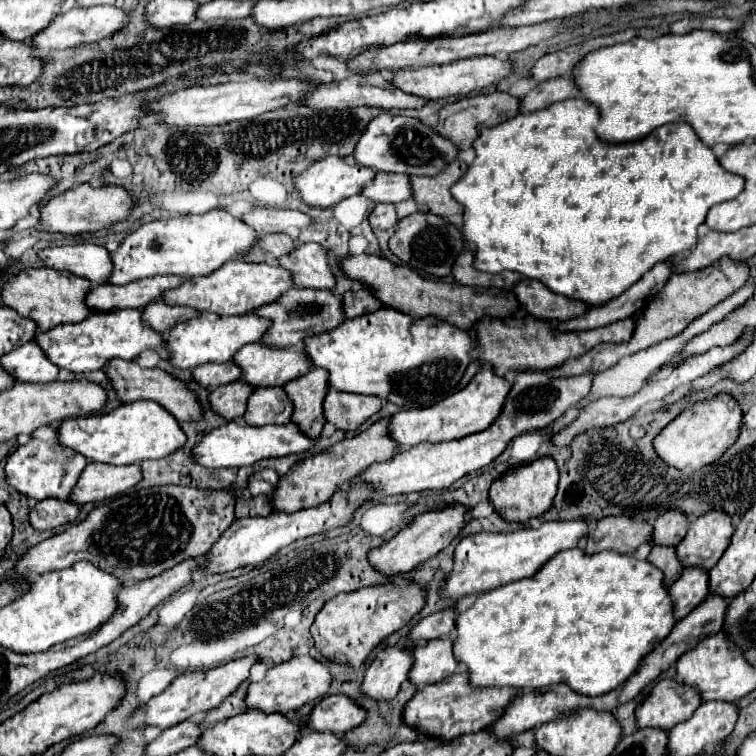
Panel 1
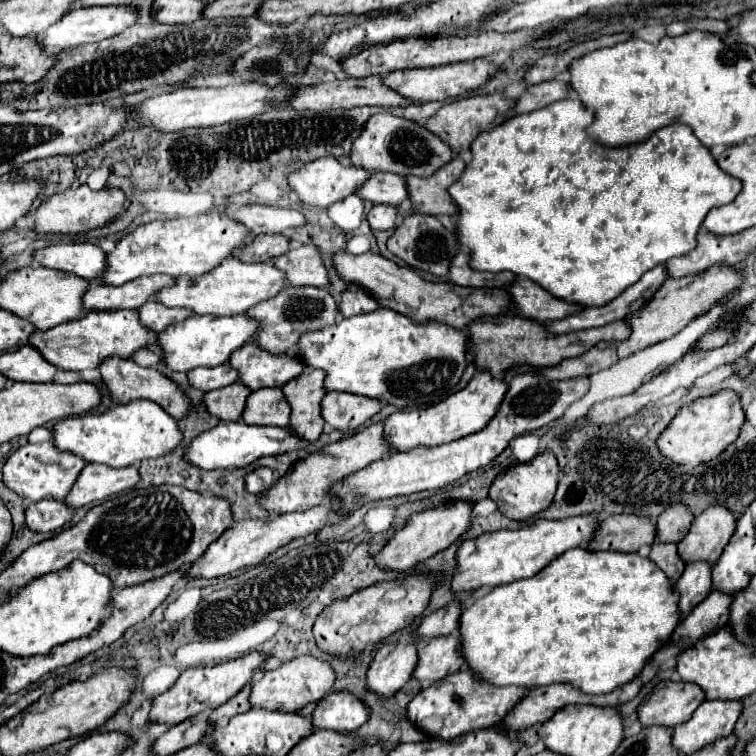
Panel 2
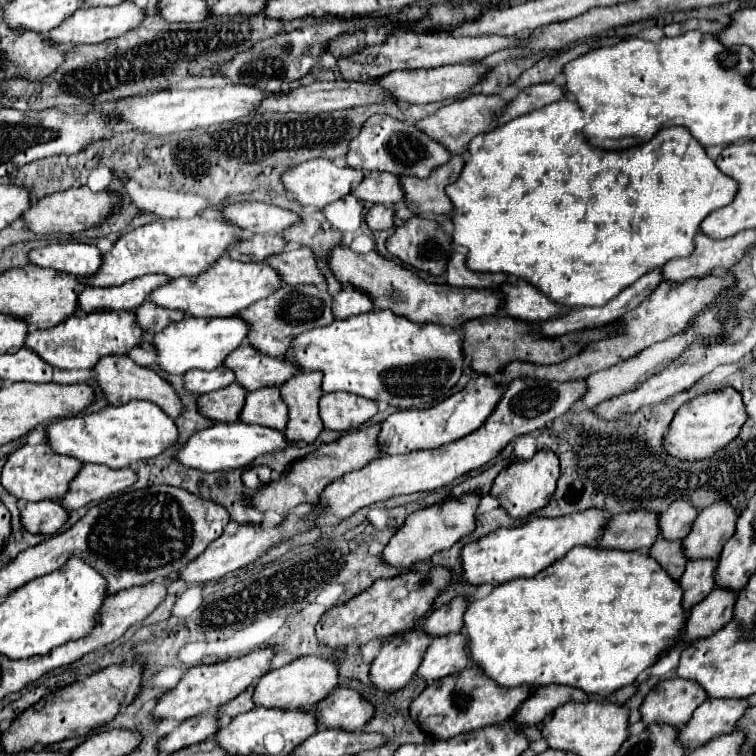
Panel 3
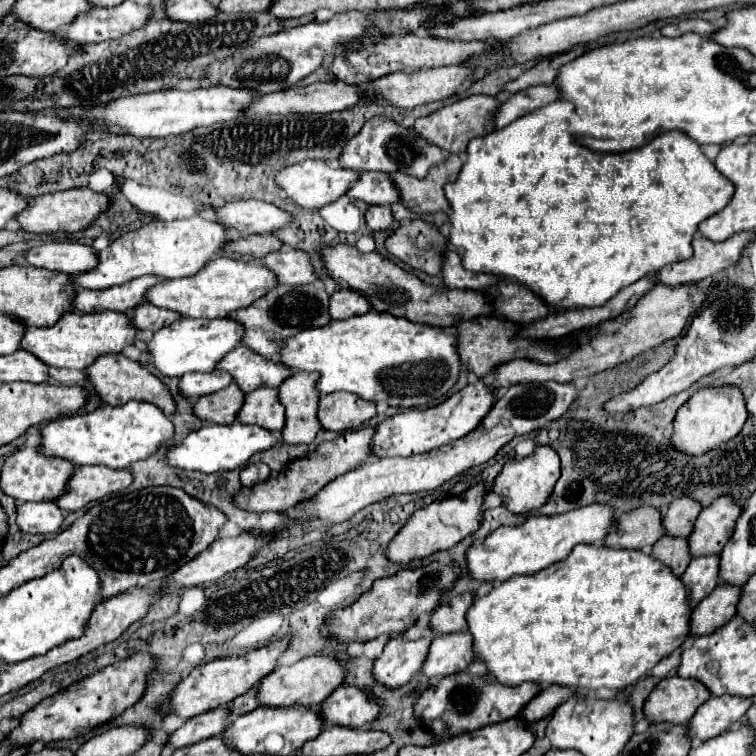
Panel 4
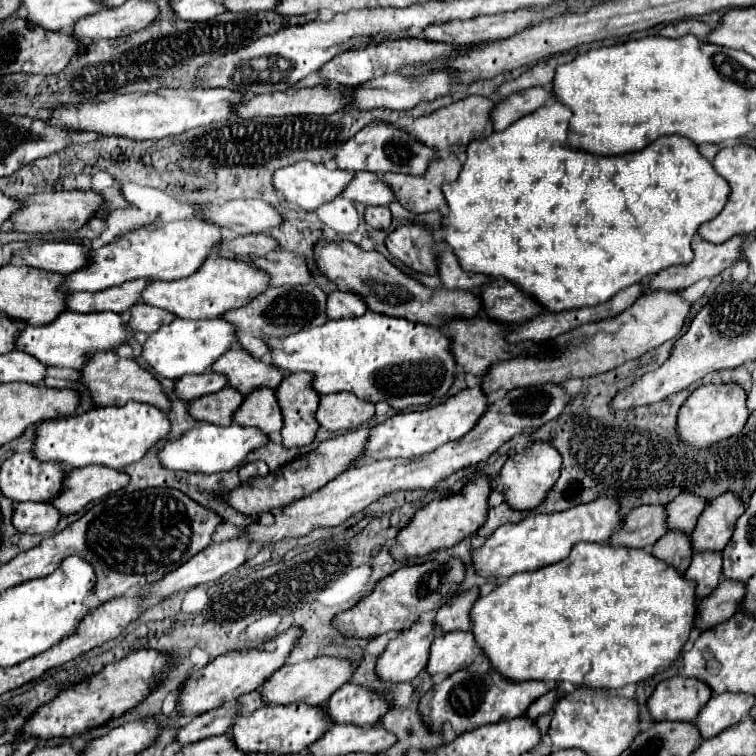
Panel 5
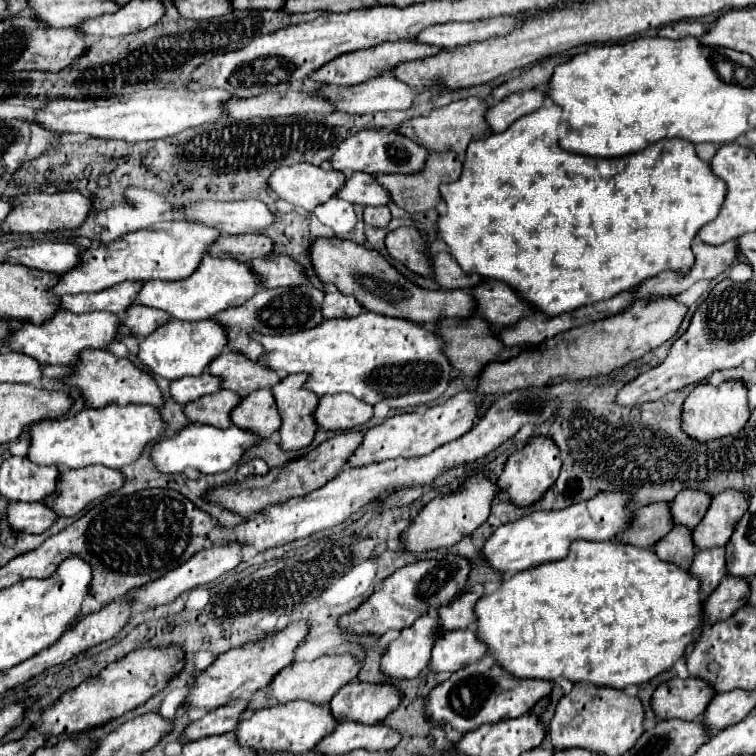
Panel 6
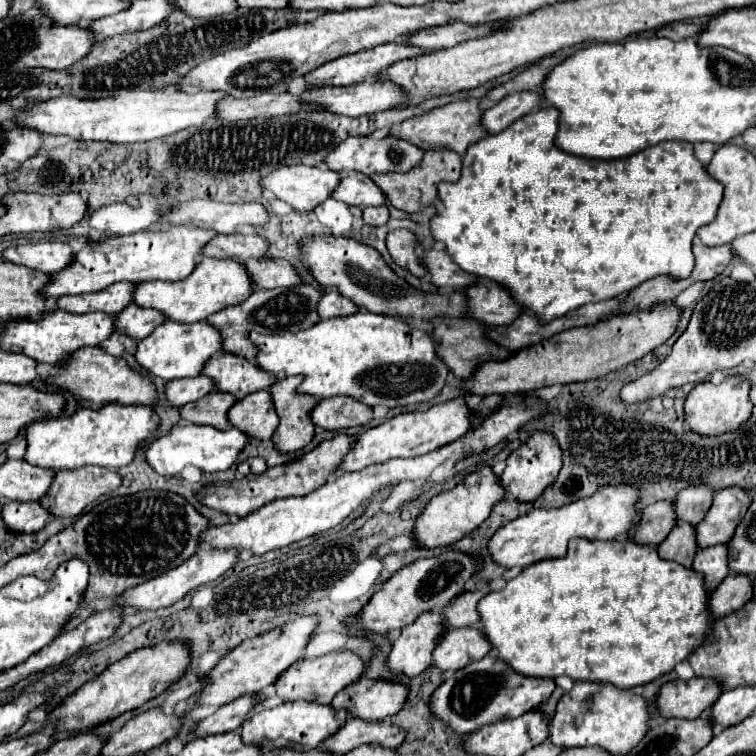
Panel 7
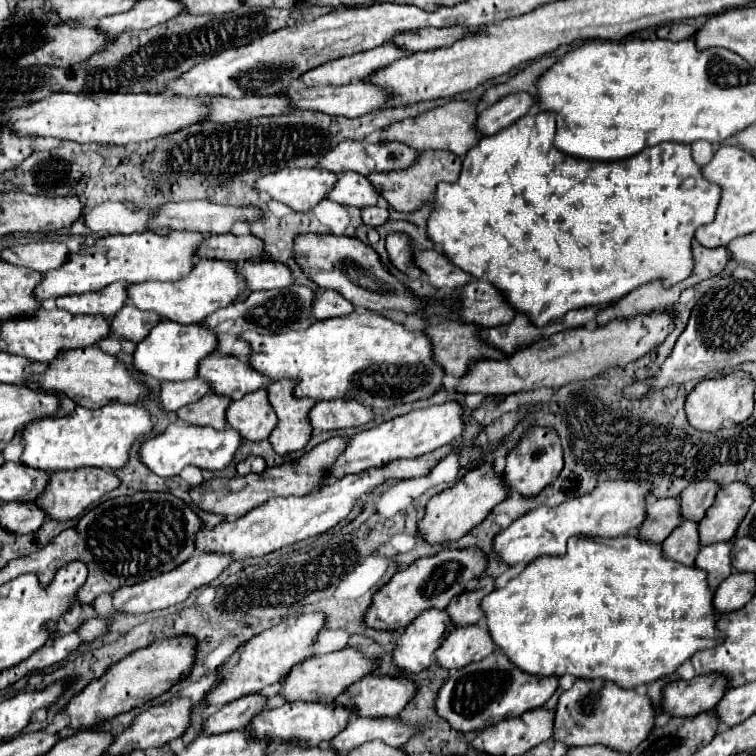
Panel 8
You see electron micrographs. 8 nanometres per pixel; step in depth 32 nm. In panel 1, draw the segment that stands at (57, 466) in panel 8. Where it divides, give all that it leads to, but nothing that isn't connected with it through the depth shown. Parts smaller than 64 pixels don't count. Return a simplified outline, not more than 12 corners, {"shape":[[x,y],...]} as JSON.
{"shape":[[152,400],[66,418],[58,442],[88,462],[140,464],[184,446]]}

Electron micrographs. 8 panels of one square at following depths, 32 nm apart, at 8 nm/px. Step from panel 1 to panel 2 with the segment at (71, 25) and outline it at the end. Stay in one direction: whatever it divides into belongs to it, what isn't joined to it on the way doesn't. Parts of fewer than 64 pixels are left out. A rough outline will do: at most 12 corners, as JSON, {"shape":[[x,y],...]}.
{"shape":[[128,4],[76,8],[48,28],[48,52],[102,42],[136,24]]}

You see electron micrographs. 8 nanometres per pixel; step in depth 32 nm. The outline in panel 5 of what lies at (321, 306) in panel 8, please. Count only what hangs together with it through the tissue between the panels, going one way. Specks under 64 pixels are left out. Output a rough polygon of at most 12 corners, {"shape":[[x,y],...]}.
{"shape":[[350,292],[326,298],[328,318],[362,316],[366,304]]}

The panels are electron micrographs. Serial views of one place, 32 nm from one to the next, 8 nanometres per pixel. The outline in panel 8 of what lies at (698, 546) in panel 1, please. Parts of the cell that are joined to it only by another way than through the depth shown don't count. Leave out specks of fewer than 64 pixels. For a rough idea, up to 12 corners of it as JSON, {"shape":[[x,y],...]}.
{"shape":[[722,486],[700,522],[700,544],[732,540],[754,488]]}

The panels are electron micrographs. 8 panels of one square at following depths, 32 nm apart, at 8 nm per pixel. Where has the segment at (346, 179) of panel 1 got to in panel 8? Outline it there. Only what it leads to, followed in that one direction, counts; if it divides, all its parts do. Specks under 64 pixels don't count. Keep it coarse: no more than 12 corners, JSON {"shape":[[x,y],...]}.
{"shape":[[282,168],[254,188],[294,212],[326,198],[336,174],[320,168]]}

